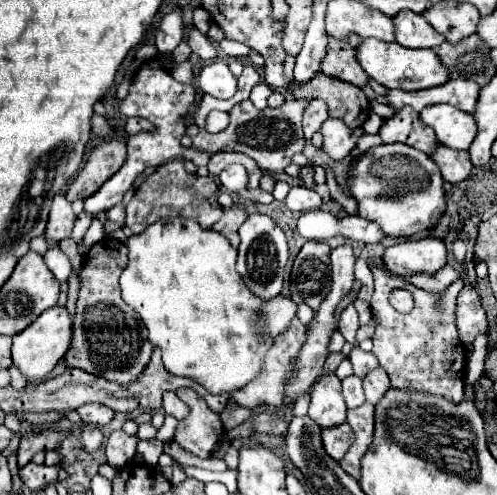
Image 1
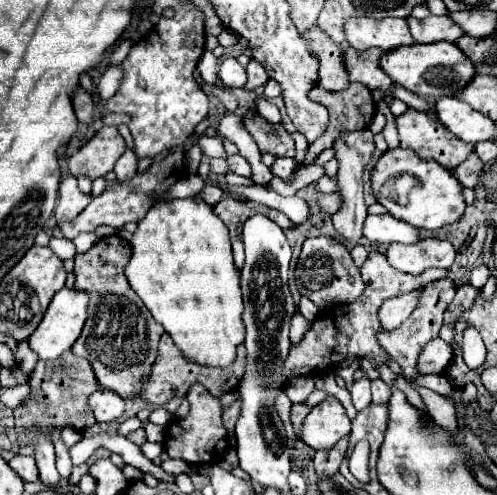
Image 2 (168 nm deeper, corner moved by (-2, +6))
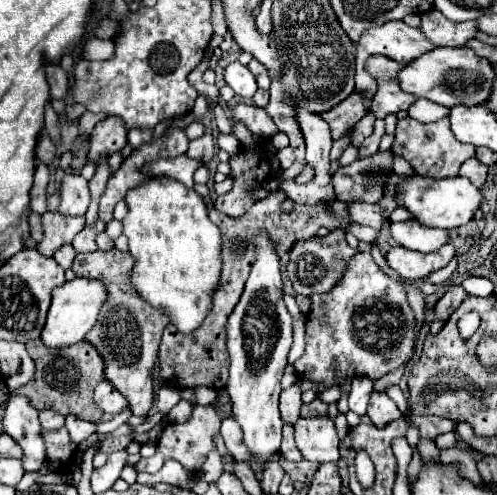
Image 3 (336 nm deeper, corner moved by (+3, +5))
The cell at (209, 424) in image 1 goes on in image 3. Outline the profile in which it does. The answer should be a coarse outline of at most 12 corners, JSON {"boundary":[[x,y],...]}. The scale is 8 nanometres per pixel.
{"boundary":[[194,406],[184,424],[166,424],[152,458],[138,472],[162,468],[168,458],[196,474],[220,418],[214,406]]}

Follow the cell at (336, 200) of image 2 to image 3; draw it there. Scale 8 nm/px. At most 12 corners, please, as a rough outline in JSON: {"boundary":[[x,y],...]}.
{"boundary":[[348,202],[352,222],[382,228],[378,204]]}

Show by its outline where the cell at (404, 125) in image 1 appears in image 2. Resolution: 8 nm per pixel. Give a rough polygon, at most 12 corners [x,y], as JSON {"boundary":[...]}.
{"boundary":[[409,109],[397,117],[401,147],[449,171],[475,151],[441,121]]}

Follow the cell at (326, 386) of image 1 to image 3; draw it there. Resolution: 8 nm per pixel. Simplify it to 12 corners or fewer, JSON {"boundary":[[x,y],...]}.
{"boundary":[[328,416],[294,424],[296,446],[312,462],[336,462],[340,438]]}

